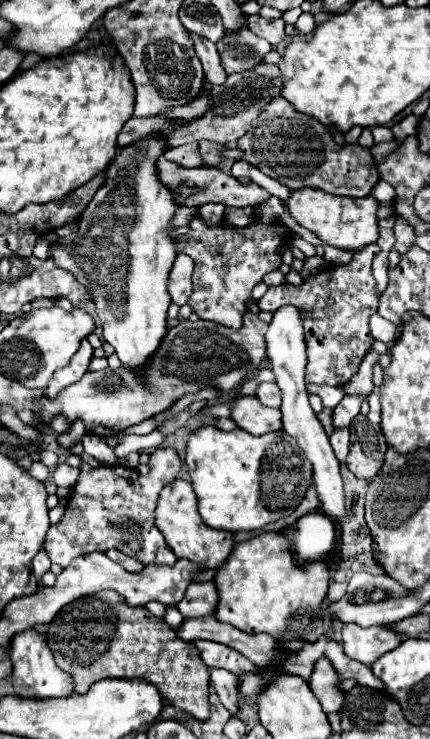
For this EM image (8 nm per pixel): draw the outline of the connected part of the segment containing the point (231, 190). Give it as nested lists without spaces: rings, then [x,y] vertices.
[[[160,159],[160,177],[168,187],[176,189],[176,199],[190,207],[200,207],[206,203],[222,203],[226,207],[248,207],[258,205],[270,197],[268,191],[258,187],[256,183],[240,183],[232,175],[226,175],[218,167],[196,167],[196,169],[180,169],[174,161]]]

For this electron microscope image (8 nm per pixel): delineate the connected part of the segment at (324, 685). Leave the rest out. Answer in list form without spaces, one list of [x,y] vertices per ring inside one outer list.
[[[322,657],[316,663],[316,667],[310,675],[310,687],[312,687],[314,695],[318,697],[326,715],[342,711],[346,693],[340,689],[338,671],[332,667],[332,663],[326,657]]]

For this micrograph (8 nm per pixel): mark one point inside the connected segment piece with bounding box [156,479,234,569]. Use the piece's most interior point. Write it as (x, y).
(188, 536)

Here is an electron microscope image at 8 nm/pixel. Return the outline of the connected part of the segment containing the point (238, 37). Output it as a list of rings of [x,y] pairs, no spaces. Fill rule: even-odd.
[[[240,27],[238,31],[226,33],[216,45],[222,67],[228,75],[248,71],[250,67],[262,63],[264,55],[268,55],[272,49],[266,39],[254,35],[248,27]]]

